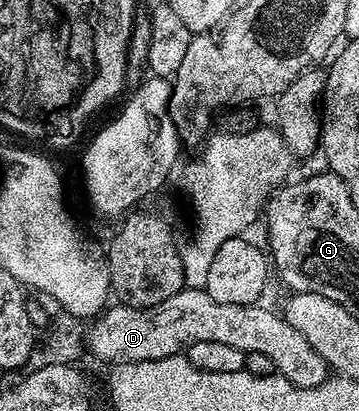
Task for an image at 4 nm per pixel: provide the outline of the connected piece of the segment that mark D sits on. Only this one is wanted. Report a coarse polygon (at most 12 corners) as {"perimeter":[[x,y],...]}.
{"perimeter":[[184,287],[159,305],[107,307],[84,344],[135,364],[224,342],[268,354],[298,388],[328,379],[308,338],[258,304]]}

